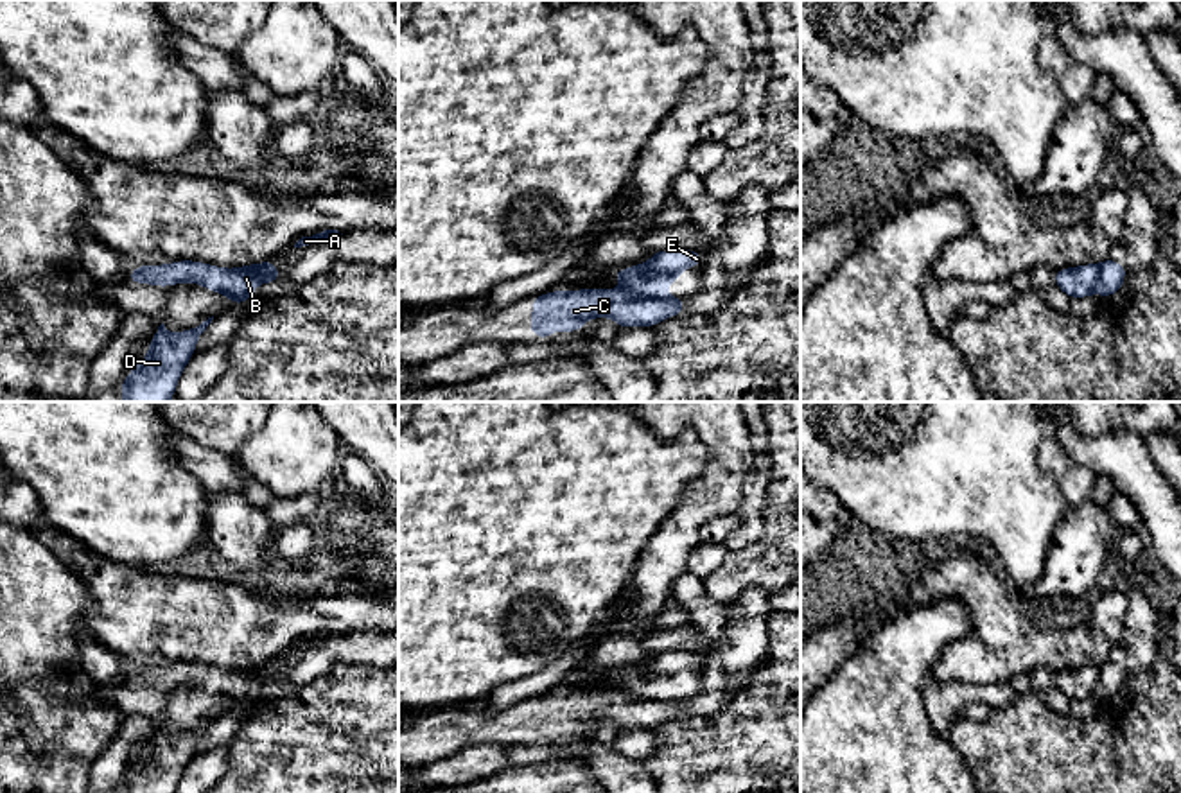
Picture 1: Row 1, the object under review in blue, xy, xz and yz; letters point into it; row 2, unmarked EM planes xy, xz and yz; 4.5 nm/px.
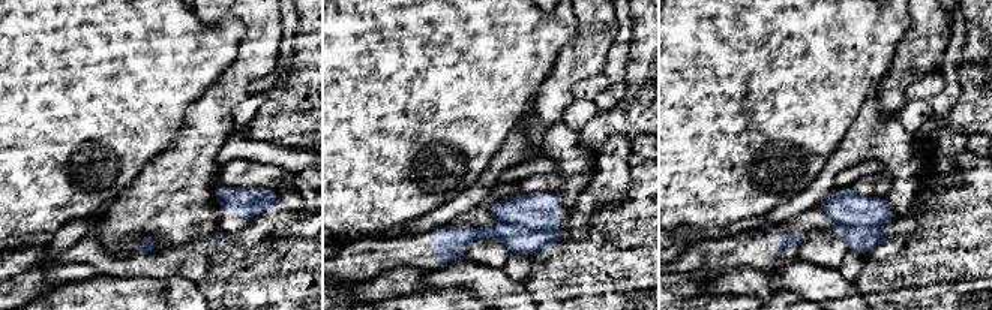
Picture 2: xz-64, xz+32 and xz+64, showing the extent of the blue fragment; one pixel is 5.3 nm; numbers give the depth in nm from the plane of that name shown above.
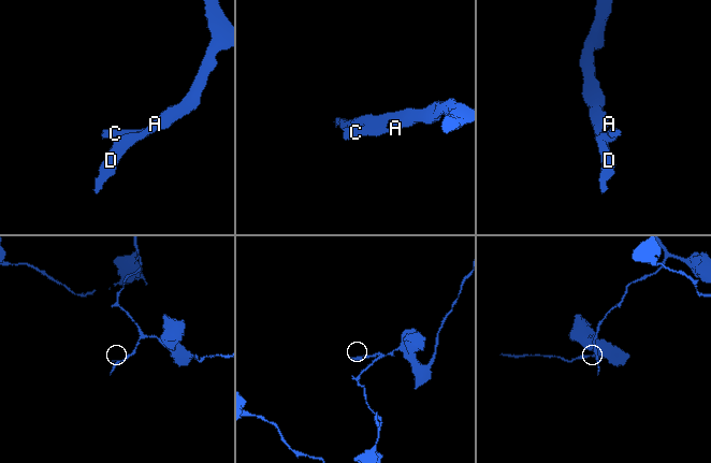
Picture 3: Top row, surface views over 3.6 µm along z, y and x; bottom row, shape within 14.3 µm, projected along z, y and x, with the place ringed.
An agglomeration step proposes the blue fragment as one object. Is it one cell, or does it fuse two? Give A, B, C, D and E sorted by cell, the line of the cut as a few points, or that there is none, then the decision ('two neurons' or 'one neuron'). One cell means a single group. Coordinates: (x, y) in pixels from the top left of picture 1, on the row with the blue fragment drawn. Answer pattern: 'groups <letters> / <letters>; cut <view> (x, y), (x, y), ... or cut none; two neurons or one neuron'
groups A D E / B C; cut xz (627, 289), (643, 296), (668, 296); two neurons

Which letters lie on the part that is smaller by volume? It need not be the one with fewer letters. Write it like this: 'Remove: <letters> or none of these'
Remove: B, C

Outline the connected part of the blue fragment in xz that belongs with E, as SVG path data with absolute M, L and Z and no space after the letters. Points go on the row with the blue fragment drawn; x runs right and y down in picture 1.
M662 249L648 262L619 269L612 280L643 298L668 298L668 282L678 282L687 266L702 267L702 262L704 255L693 249Z

